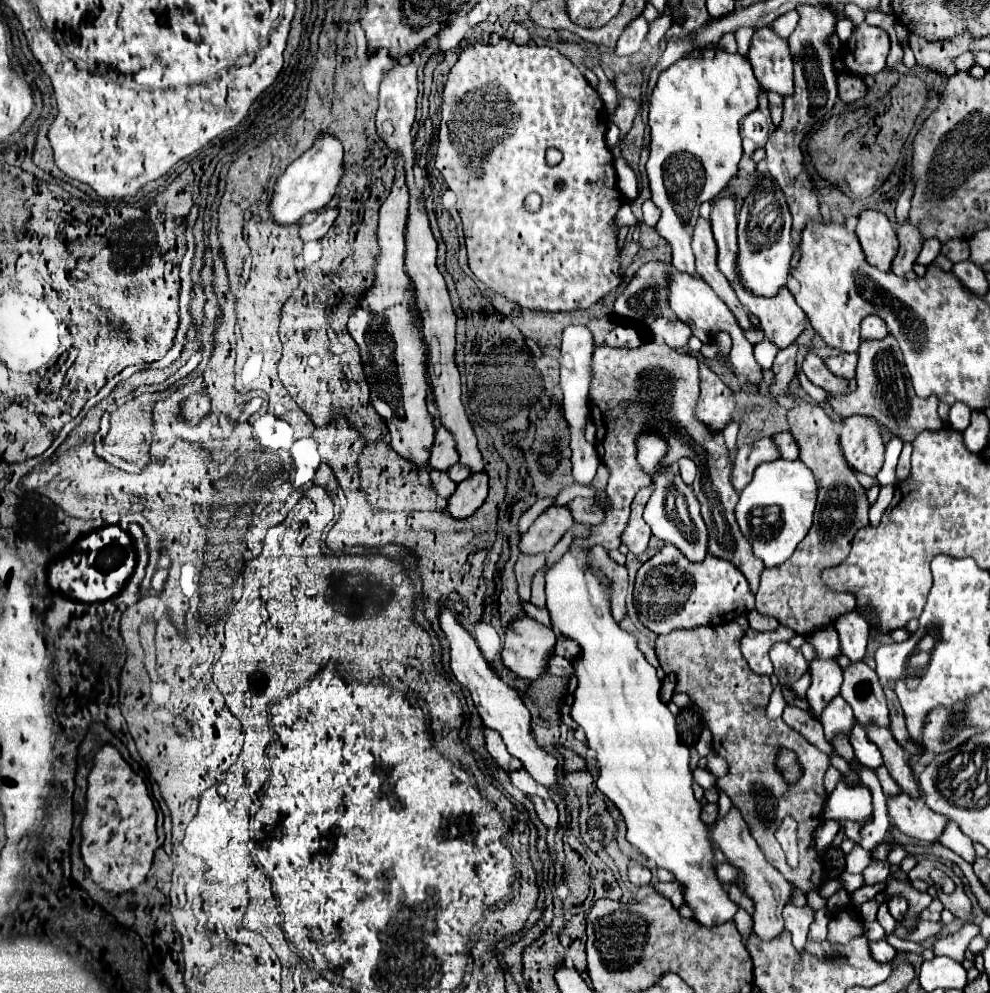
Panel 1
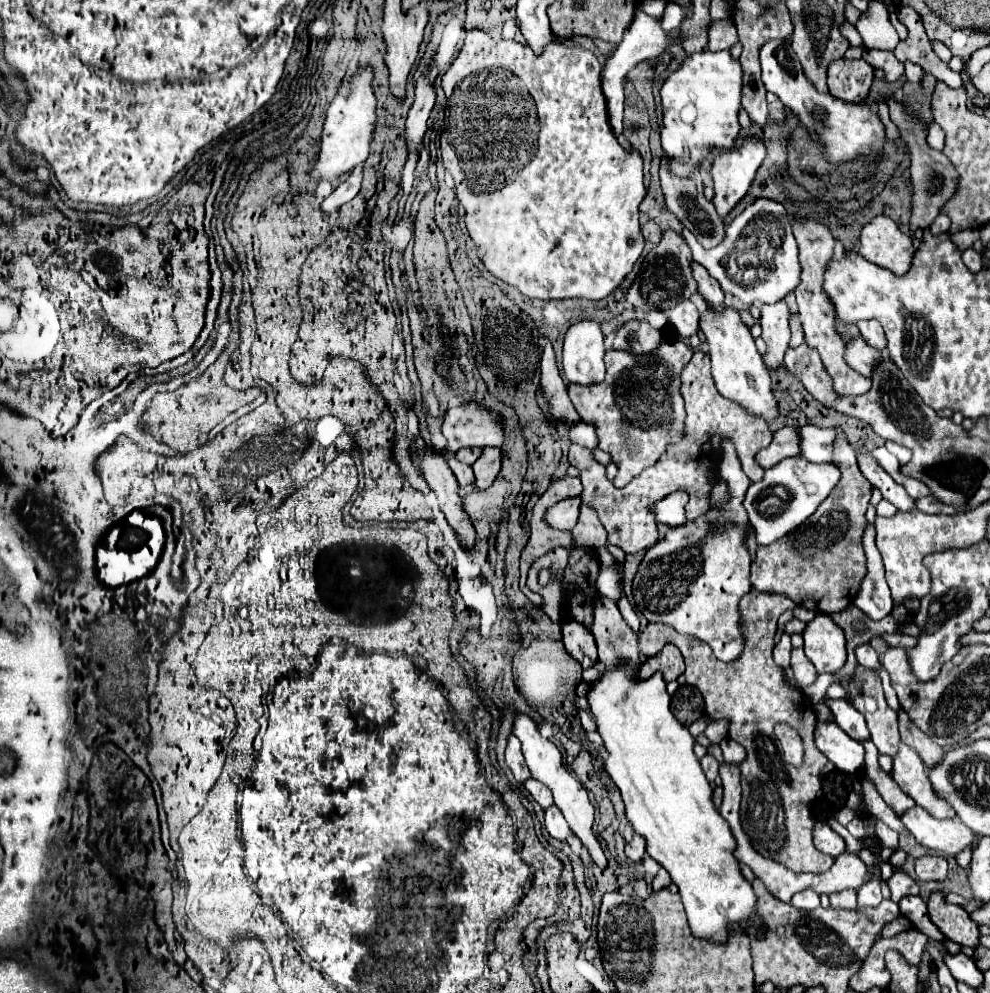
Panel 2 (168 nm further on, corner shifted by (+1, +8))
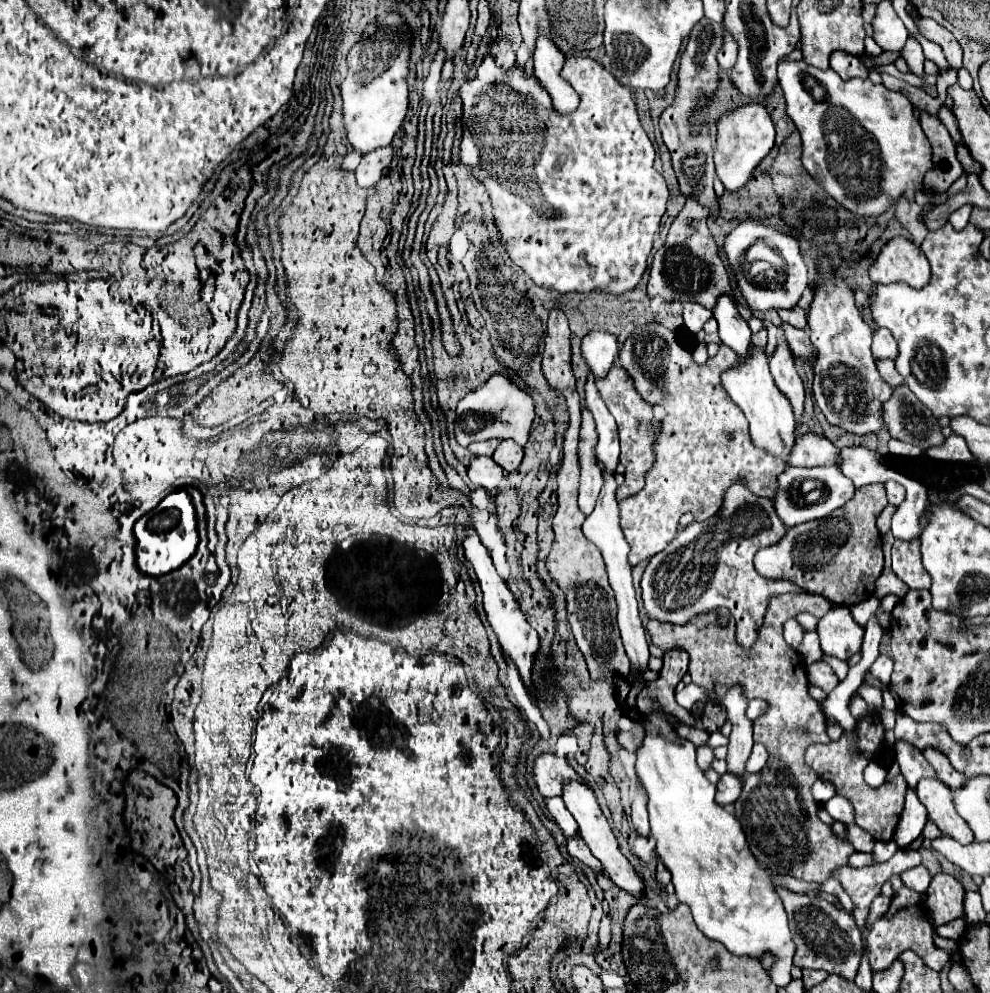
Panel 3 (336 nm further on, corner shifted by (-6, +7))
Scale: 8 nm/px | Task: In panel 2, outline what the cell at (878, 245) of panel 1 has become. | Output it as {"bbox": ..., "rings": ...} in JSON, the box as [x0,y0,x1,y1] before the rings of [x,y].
{"bbox":[859,216,913,276],"rings":[[[875,216],[861,230],[859,254],[869,262],[901,276],[911,266],[913,244],[887,216]]]}

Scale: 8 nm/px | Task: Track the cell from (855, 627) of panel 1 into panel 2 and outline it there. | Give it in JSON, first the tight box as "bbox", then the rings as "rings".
{"bbox":[855,644,879,668],"rings":[[[861,644],[855,648],[855,656],[857,656],[857,662],[861,666],[867,666],[867,668],[879,668],[879,658],[877,658],[877,652],[871,648],[871,644]]]}

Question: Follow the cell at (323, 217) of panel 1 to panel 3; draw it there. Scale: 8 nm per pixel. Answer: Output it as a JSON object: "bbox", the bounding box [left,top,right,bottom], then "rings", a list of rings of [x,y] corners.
{"bbox":[356,145,394,187],"rings":[[[392,145],[380,147],[380,149],[376,149],[376,151],[366,153],[366,155],[362,157],[360,165],[356,167],[356,181],[358,181],[358,185],[362,185],[362,187],[374,185],[374,183],[382,177],[382,171],[390,165],[392,155],[394,155]]]}

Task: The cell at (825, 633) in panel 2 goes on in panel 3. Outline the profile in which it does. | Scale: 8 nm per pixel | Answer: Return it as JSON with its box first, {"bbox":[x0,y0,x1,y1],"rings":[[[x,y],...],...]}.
{"bbox":[816,605,864,661],"rings":[[[832,605],[832,609],[818,619],[816,631],[820,635],[822,651],[842,661],[858,653],[862,647],[864,627],[852,619],[850,609],[844,605]]]}

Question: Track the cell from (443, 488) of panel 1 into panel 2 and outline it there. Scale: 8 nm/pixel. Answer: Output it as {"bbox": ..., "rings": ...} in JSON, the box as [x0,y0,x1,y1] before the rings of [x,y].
{"bbox":[447,458,473,486],"rings":[[[449,458],[447,464],[449,464],[449,468],[453,470],[453,474],[455,474],[459,486],[469,486],[469,484],[473,484],[473,472],[471,472],[471,466],[461,464],[461,462],[457,462],[455,458]]]}

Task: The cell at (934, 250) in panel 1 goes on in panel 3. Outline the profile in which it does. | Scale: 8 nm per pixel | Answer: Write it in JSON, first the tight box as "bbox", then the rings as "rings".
{"bbox":[950,205,972,229],"rings":[[[964,205],[964,207],[960,207],[958,211],[954,211],[954,213],[950,215],[950,223],[954,225],[954,229],[962,229],[962,227],[968,223],[970,211],[972,211],[972,207],[970,207],[970,205]]]}

